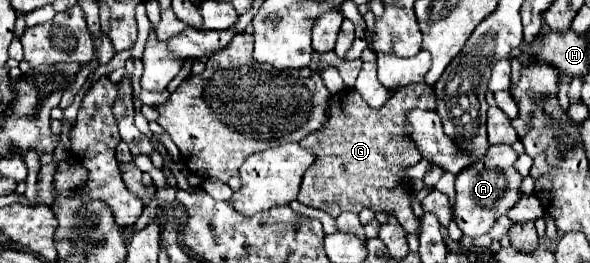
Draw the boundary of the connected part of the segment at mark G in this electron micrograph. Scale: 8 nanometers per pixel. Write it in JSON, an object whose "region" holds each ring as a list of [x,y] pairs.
{"region":[[[410,84],[410,86],[400,88],[400,92],[394,92],[392,98],[388,100],[388,110],[384,110],[384,108],[372,110],[356,90],[344,90],[342,94],[332,96],[332,112],[330,112],[328,124],[324,124],[324,128],[320,128],[320,132],[312,132],[312,136],[306,136],[302,140],[304,146],[312,146],[312,150],[316,154],[316,162],[304,174],[298,202],[324,210],[324,212],[330,212],[330,216],[334,216],[334,218],[346,210],[358,214],[362,208],[370,208],[372,212],[396,212],[396,218],[404,226],[404,230],[418,234],[420,220],[414,216],[414,212],[410,208],[414,190],[412,190],[412,182],[404,176],[404,168],[420,162],[422,156],[416,150],[416,146],[412,144],[412,140],[408,140],[404,116],[412,108],[432,110],[436,104],[434,100],[436,100],[436,96],[434,96],[434,92],[428,92],[426,84]]]}

